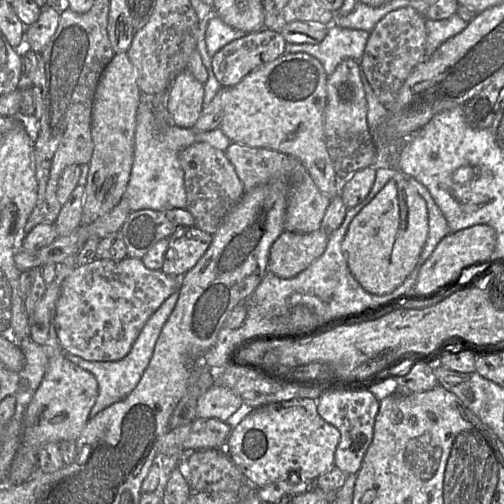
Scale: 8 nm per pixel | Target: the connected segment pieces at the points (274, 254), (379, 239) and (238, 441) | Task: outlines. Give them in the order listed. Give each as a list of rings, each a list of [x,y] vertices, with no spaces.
[[[321,229],[311,233],[284,230],[268,255],[267,270],[280,278],[292,278],[323,254],[329,235]]]
[[[397,173],[392,179],[390,179],[384,187],[376,194],[376,196],[364,207],[362,210],[353,218],[348,226],[347,232],[341,244],[342,252],[346,258],[349,270],[352,275],[358,281],[358,283],[366,290],[368,293],[374,295],[385,295],[393,292],[403,281],[407,278],[410,272],[413,270],[418,262],[419,256],[425,245],[428,236],[428,211],[425,200],[419,195],[417,190],[409,184],[406,176]]]
[[[297,398],[255,408],[232,429],[225,450],[251,484],[259,488],[282,479],[289,479],[291,473],[299,474],[302,480],[316,480],[335,466],[335,451],[340,439],[340,431],[319,415],[317,400]]]

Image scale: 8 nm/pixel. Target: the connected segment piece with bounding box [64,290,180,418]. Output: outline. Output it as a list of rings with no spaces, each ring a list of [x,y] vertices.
[[[177,290],[160,305],[144,325],[129,354],[121,360],[86,360],[80,356],[64,351],[66,357],[70,361],[93,373],[98,381],[99,394],[96,403],[90,412],[90,418],[94,417],[110,405],[125,399],[137,387],[151,361],[162,328],[175,308],[179,296],[180,290]]]

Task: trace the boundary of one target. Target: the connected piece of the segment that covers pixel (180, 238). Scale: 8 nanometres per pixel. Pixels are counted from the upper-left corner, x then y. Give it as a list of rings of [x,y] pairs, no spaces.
[[[196,225],[180,228],[169,237],[162,269],[167,274],[183,277],[204,255],[213,239]]]

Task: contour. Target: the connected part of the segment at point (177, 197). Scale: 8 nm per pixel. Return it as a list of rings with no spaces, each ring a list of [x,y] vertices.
[[[148,97],[147,108],[141,102],[137,116],[135,131],[134,161],[126,191],[122,198],[126,199],[130,210],[144,208],[166,210],[186,208],[187,195],[184,184],[184,170],[179,161],[180,152],[197,142],[206,142],[216,149],[224,151],[231,140],[220,127],[205,132],[196,132],[192,128],[173,126],[153,135],[152,128],[152,97]]]

